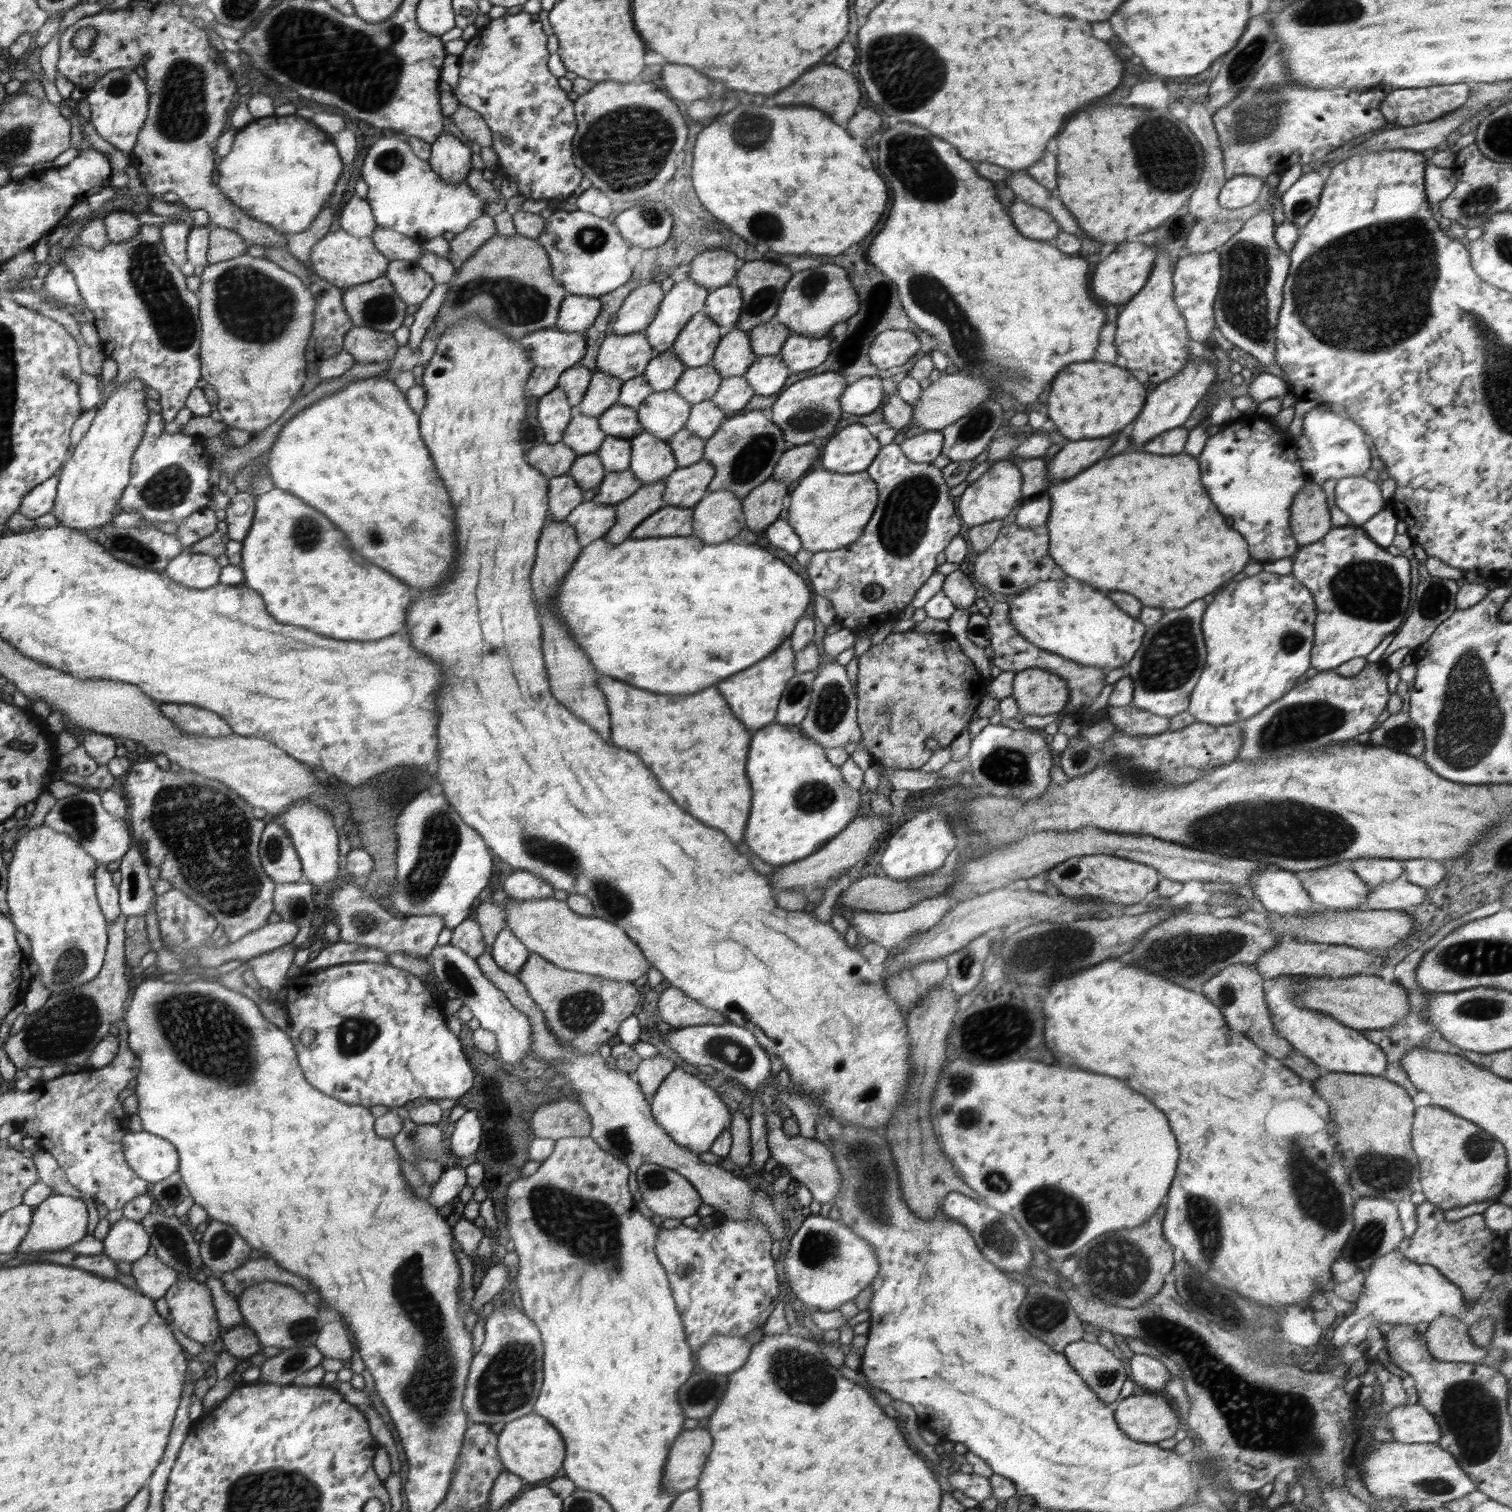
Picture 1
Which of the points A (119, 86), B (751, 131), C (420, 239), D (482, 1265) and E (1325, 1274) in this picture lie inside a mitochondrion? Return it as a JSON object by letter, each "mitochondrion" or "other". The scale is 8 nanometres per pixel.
{"A":"mitochondrion","B":"mitochondrion","C":"other","D":"other","E":"other"}

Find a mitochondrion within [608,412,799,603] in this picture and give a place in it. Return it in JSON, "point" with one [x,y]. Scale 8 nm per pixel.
{"point":[748,458]}

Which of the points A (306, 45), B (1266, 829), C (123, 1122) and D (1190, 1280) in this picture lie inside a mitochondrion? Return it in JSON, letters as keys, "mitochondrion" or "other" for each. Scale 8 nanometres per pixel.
{"A":"mitochondrion","B":"mitochondrion","C":"other","D":"mitochondrion"}

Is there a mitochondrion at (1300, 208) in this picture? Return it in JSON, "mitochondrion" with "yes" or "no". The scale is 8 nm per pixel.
{"mitochondrion":"yes"}

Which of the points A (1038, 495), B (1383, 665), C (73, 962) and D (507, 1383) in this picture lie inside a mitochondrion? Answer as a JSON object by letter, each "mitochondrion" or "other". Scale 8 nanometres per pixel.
{"A":"other","B":"other","C":"mitochondrion","D":"mitochondrion"}

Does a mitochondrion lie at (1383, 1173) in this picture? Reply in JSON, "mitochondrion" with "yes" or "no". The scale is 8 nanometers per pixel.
{"mitochondrion":"yes"}

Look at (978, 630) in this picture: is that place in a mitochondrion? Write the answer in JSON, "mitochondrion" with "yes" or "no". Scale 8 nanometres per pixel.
{"mitochondrion":"no"}

